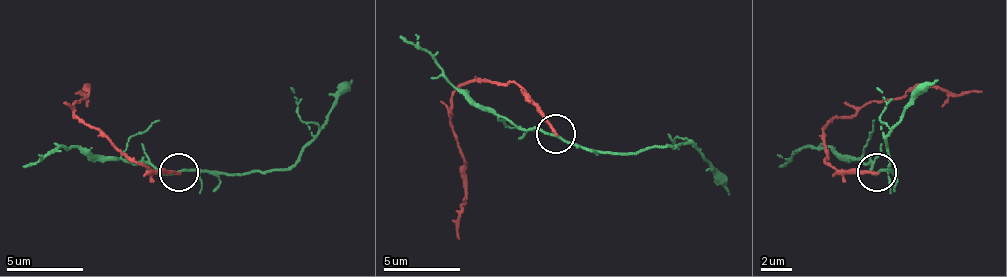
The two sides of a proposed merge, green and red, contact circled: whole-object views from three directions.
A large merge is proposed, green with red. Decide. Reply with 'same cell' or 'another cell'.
another cell

